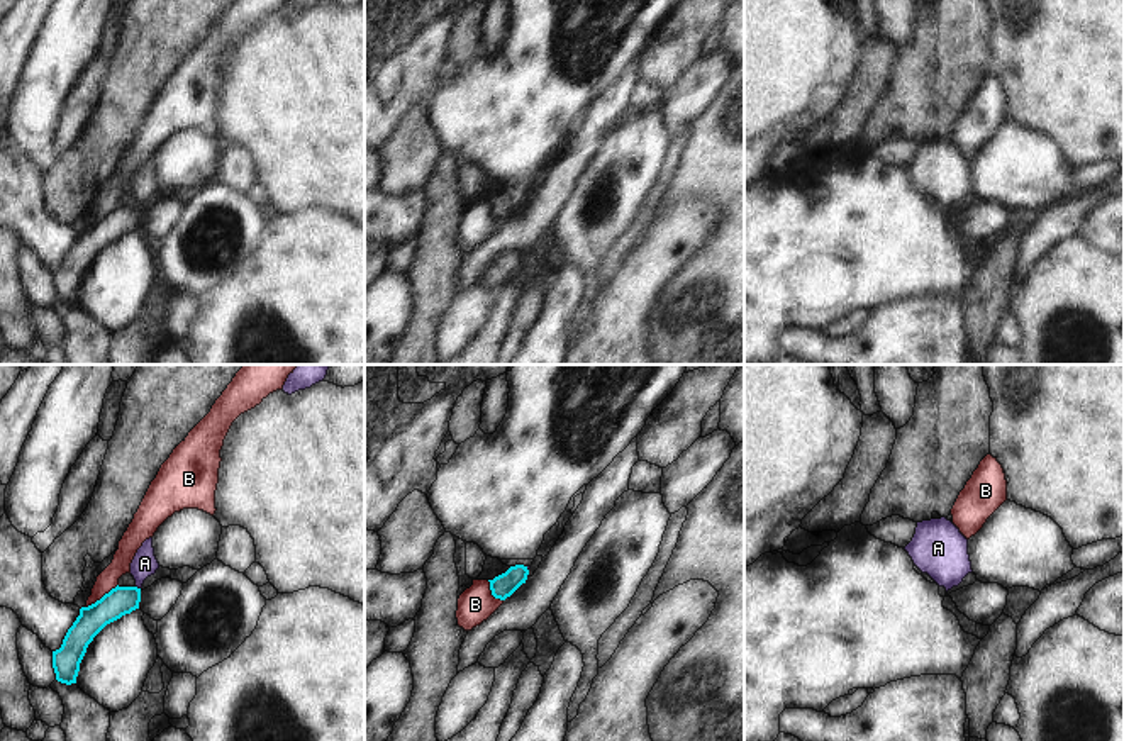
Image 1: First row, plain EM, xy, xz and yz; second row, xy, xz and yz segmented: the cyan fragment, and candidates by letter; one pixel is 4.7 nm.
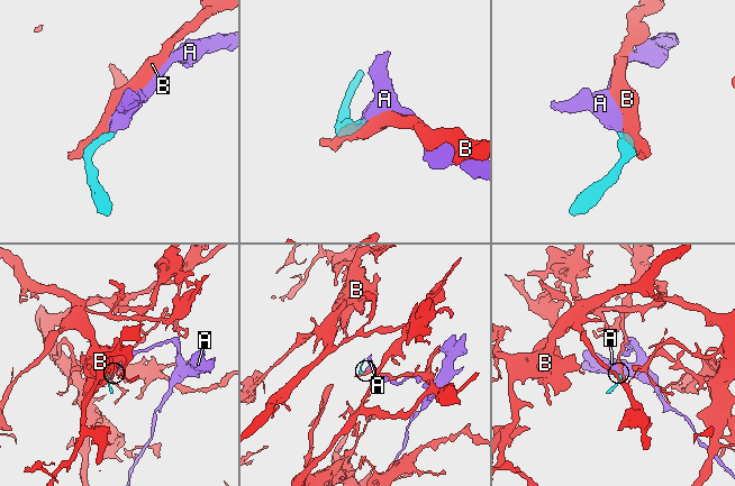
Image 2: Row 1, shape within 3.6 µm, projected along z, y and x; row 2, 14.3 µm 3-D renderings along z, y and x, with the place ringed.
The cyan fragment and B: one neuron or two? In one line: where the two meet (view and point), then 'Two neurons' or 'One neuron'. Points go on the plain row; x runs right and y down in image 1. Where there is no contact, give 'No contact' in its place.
Touches cyan at xy (102, 217). Two neurons

